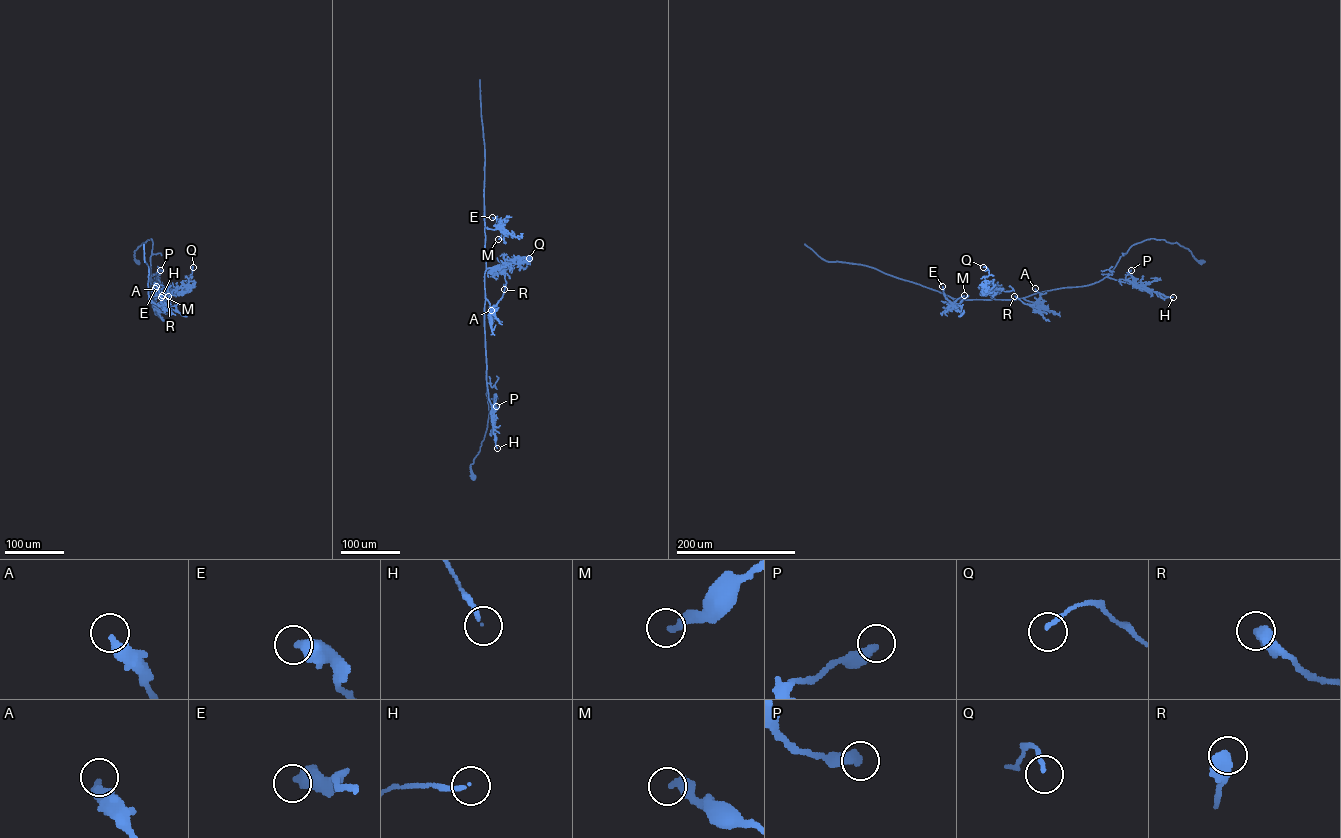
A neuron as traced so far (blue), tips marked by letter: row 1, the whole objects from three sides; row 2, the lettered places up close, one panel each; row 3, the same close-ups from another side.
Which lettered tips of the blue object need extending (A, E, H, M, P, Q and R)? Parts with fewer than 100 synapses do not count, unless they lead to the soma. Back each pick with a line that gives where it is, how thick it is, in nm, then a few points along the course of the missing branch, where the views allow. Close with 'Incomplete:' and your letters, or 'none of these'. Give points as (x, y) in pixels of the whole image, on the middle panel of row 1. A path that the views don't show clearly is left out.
Incomplete: none of these

